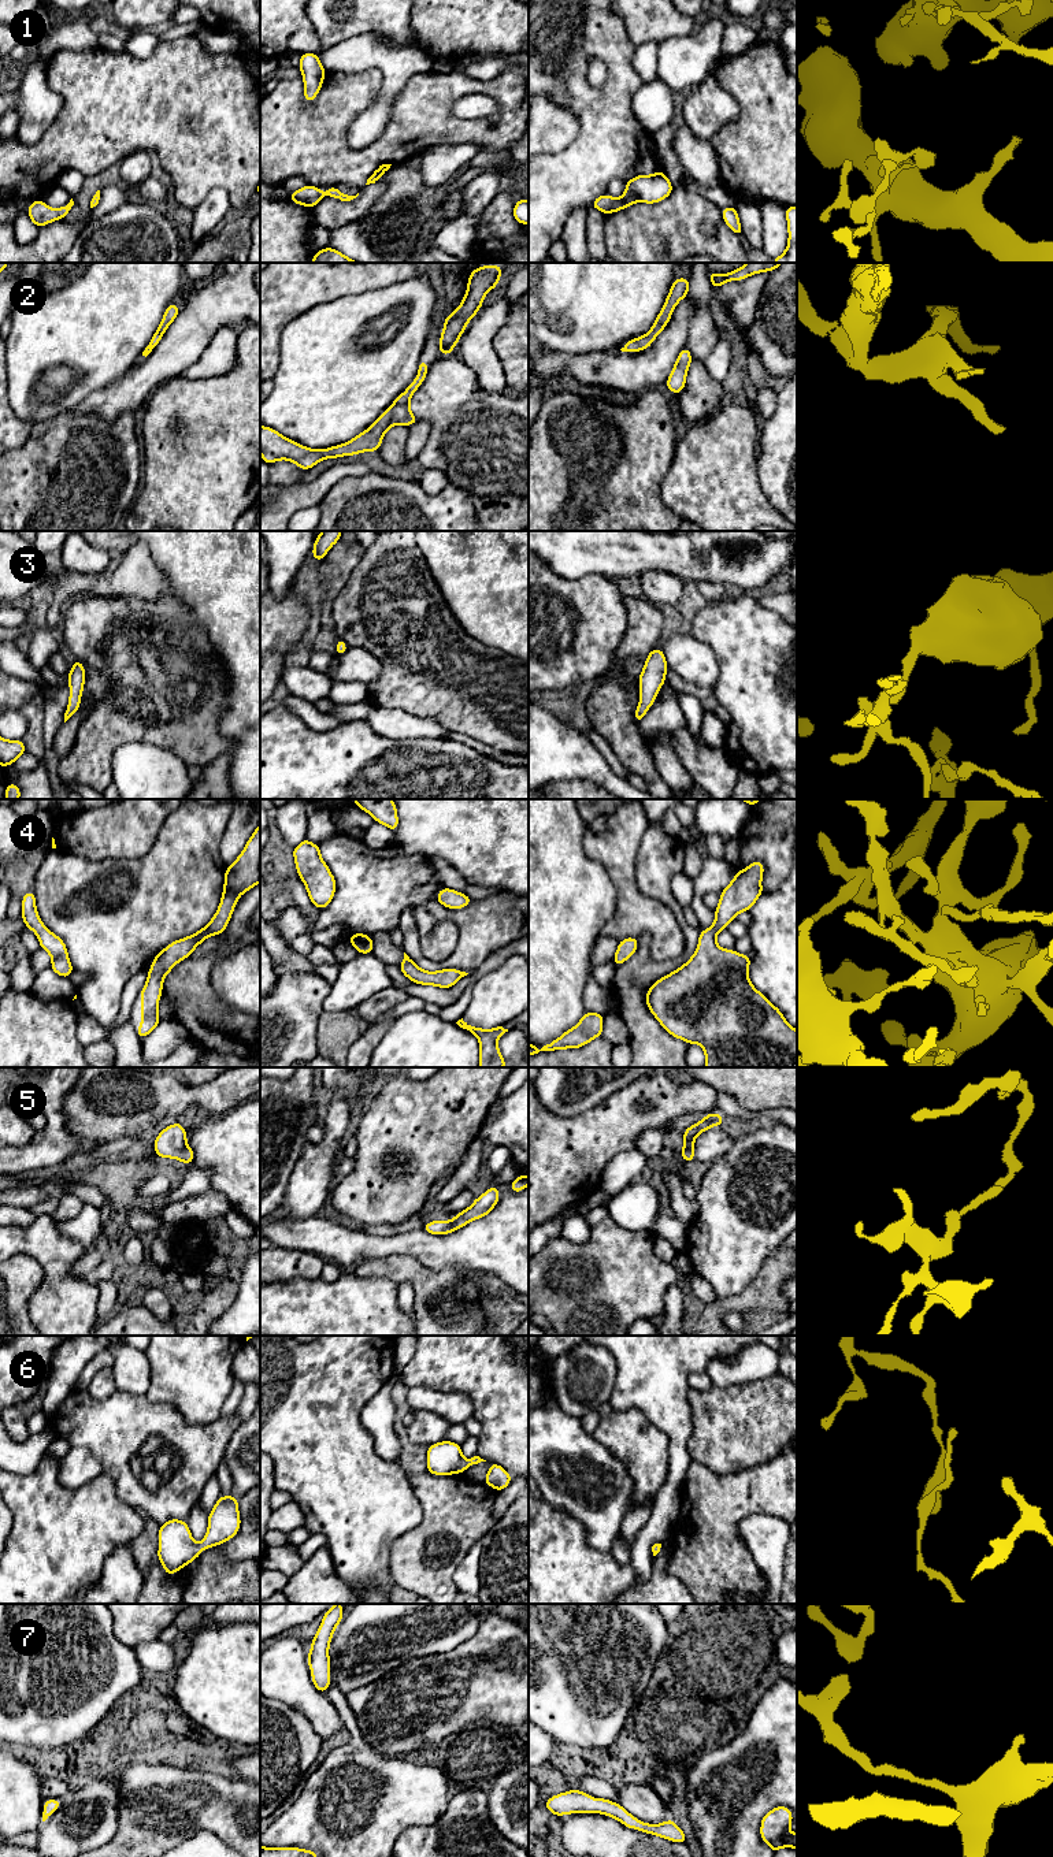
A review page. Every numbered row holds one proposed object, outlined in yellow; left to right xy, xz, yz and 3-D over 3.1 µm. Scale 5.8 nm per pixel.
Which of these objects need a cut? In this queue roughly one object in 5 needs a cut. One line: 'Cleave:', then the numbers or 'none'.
Cleave: none

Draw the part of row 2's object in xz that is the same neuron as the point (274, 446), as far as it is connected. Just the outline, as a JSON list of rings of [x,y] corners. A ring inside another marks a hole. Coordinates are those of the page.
[[[419,360],[418,376],[400,394],[394,402],[363,432],[342,445],[314,450],[281,435],[278,431],[260,426],[262,460],[271,465],[278,460],[288,460],[308,471],[325,458],[353,456],[363,452],[378,452],[385,432],[397,424],[412,426],[418,420],[409,411],[409,401],[414,393],[424,382],[429,364]]]

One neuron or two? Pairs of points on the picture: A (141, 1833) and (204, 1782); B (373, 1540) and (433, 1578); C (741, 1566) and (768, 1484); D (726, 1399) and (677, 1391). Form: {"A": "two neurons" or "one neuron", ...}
{"A": "one neuron", "B": "two neurons", "C": "one neuron", "D": "two neurons"}

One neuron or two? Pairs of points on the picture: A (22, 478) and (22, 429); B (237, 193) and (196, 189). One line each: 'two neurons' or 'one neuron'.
A: two neurons
B: one neuron

